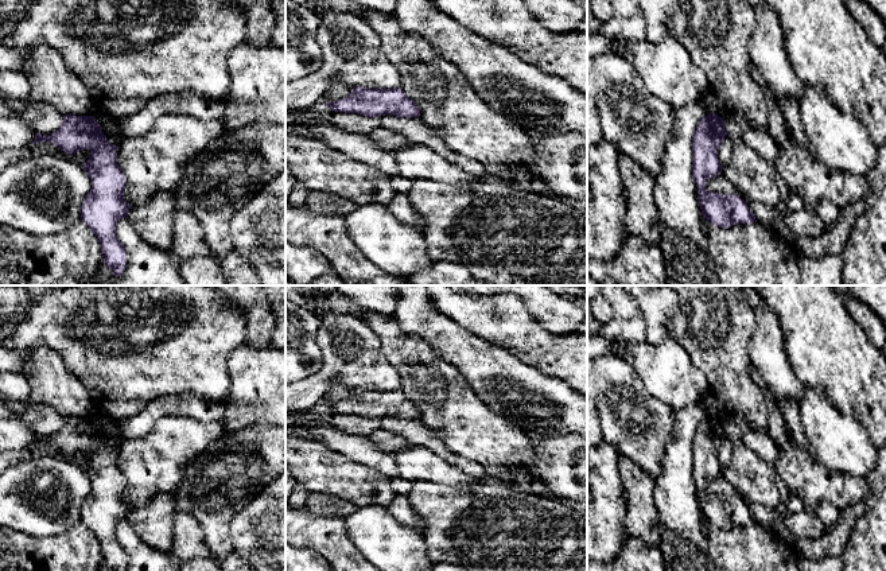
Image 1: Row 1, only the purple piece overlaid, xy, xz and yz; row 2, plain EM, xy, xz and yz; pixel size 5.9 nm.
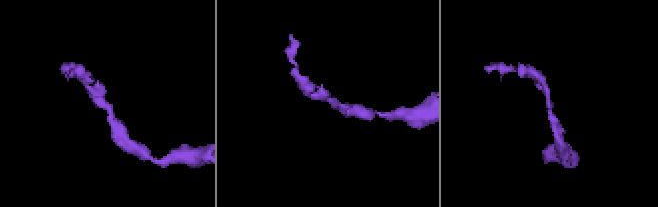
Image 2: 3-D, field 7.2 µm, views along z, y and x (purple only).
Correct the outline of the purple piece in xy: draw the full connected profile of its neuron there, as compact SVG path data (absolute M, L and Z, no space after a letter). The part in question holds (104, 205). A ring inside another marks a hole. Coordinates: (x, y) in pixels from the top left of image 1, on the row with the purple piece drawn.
M63 116L59 131L42 136L35 133L31 144L47 141L66 154L90 149L83 164L92 190L81 205L81 220L92 229L101 245L104 264L113 275L121 276L127 268L127 250L117 240L117 221L128 217L132 207L124 199L125 176L117 164L118 145L110 144L102 127L93 116Z

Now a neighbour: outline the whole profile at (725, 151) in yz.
M726 136L718 149L718 159L722 170L730 163L732 155L732 141L731 136Z

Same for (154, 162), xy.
M164 114L145 135L123 137L117 164L125 176L124 199L140 206L158 191L174 193L190 162L222 135L222 121Z

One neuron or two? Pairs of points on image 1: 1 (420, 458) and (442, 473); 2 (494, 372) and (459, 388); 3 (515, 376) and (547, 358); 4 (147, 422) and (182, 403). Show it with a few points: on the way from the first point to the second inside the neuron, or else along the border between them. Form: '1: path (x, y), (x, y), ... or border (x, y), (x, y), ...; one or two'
1: path (426, 463), (431, 463), (436, 469); one
2: border (446, 361), (458, 371), (489, 407); two
3: border (506, 350), (541, 372), (563, 379); two
4: path (155, 414), (163, 406), (174, 404); one

